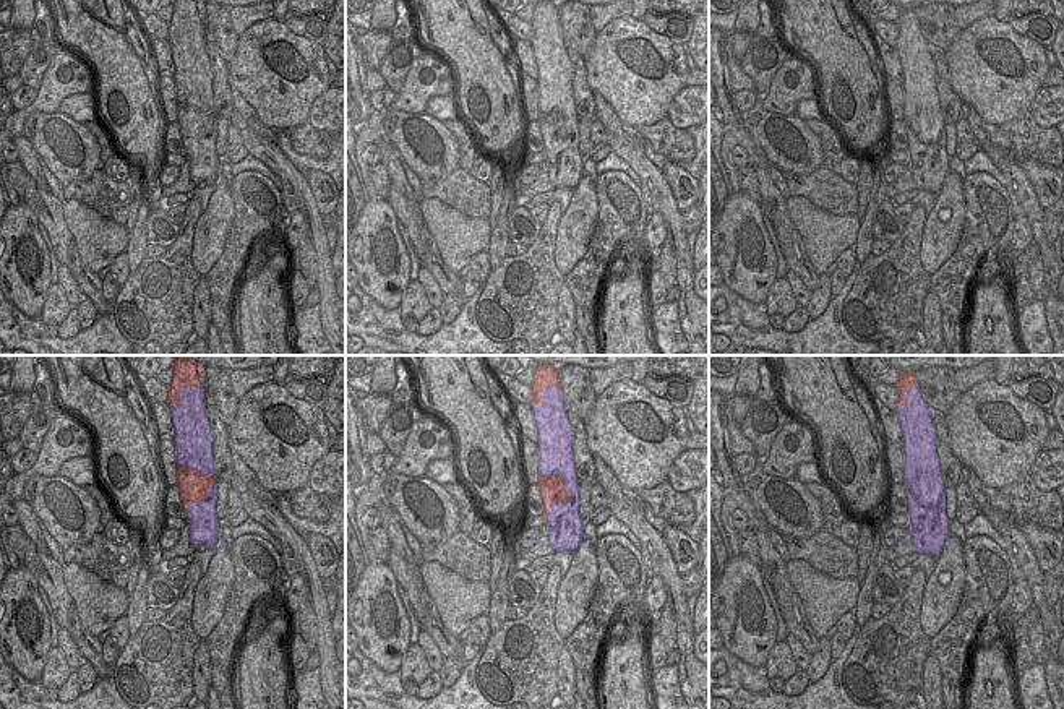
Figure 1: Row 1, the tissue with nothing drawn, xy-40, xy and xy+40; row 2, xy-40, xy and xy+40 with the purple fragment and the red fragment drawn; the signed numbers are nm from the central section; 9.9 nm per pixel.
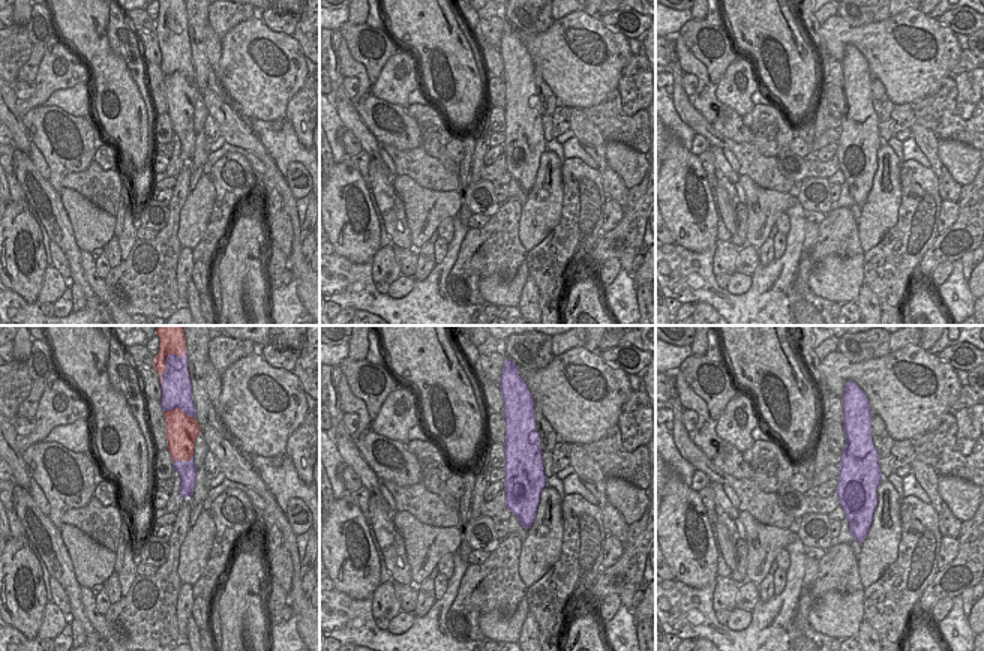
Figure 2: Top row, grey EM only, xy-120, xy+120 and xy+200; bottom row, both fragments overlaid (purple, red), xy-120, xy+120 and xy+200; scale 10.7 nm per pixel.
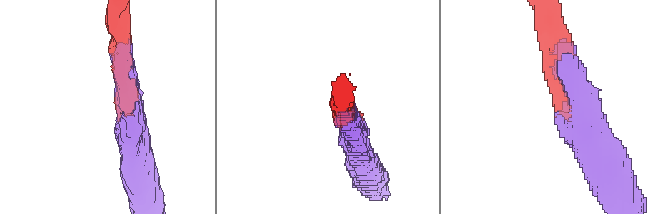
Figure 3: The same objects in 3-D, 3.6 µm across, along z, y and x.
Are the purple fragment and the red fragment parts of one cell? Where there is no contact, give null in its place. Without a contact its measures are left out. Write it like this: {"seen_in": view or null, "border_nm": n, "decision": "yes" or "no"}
{"seen_in": "xy", "border_nm": 460, "decision": "yes"}

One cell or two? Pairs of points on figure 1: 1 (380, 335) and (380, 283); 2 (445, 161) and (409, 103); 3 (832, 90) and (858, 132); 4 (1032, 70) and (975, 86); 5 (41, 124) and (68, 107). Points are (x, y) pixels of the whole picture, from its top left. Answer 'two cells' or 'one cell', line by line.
1: two cells
2: two cells
3: one cell
4: one cell
5: two cells

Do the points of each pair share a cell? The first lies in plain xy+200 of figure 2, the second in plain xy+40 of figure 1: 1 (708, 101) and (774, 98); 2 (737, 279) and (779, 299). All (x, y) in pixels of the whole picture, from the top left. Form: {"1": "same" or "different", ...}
{"1": "different", "2": "different"}

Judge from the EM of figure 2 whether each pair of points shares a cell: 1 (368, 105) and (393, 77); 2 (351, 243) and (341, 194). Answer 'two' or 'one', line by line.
1: two
2: one

